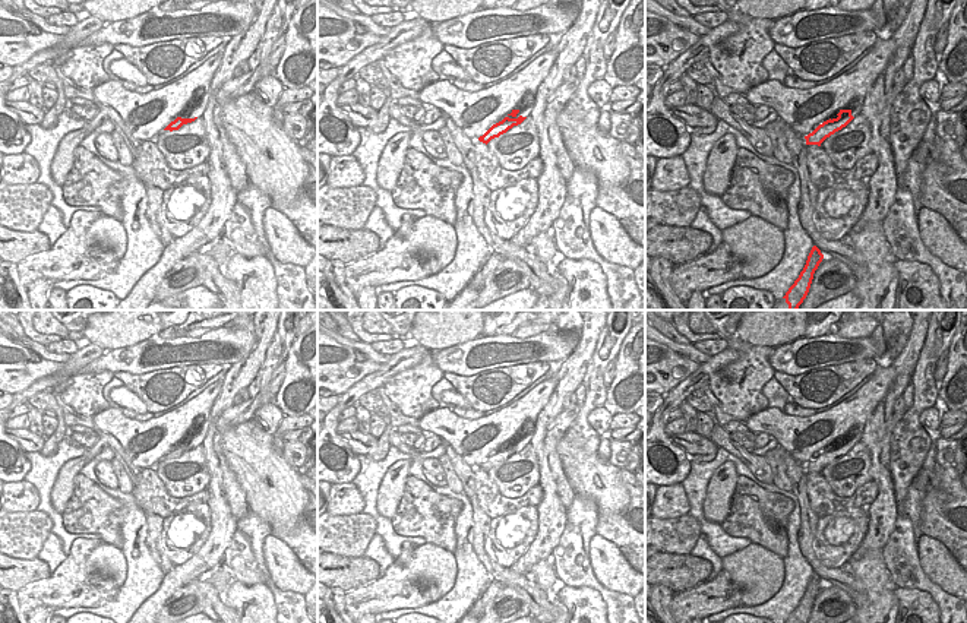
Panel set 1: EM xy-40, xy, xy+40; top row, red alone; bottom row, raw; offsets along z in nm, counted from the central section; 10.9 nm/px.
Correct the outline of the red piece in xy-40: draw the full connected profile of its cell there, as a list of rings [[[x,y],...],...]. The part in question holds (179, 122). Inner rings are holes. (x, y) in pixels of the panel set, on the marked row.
[[[205,88],[205,94],[200,101],[195,105],[190,105],[186,111],[181,111],[180,116],[171,121],[164,130],[178,130],[183,124],[192,123],[196,118],[202,117],[209,101],[209,88]]]

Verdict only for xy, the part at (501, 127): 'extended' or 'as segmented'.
extended

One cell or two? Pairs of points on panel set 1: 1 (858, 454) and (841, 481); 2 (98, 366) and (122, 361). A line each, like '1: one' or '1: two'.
1: one
2: one

